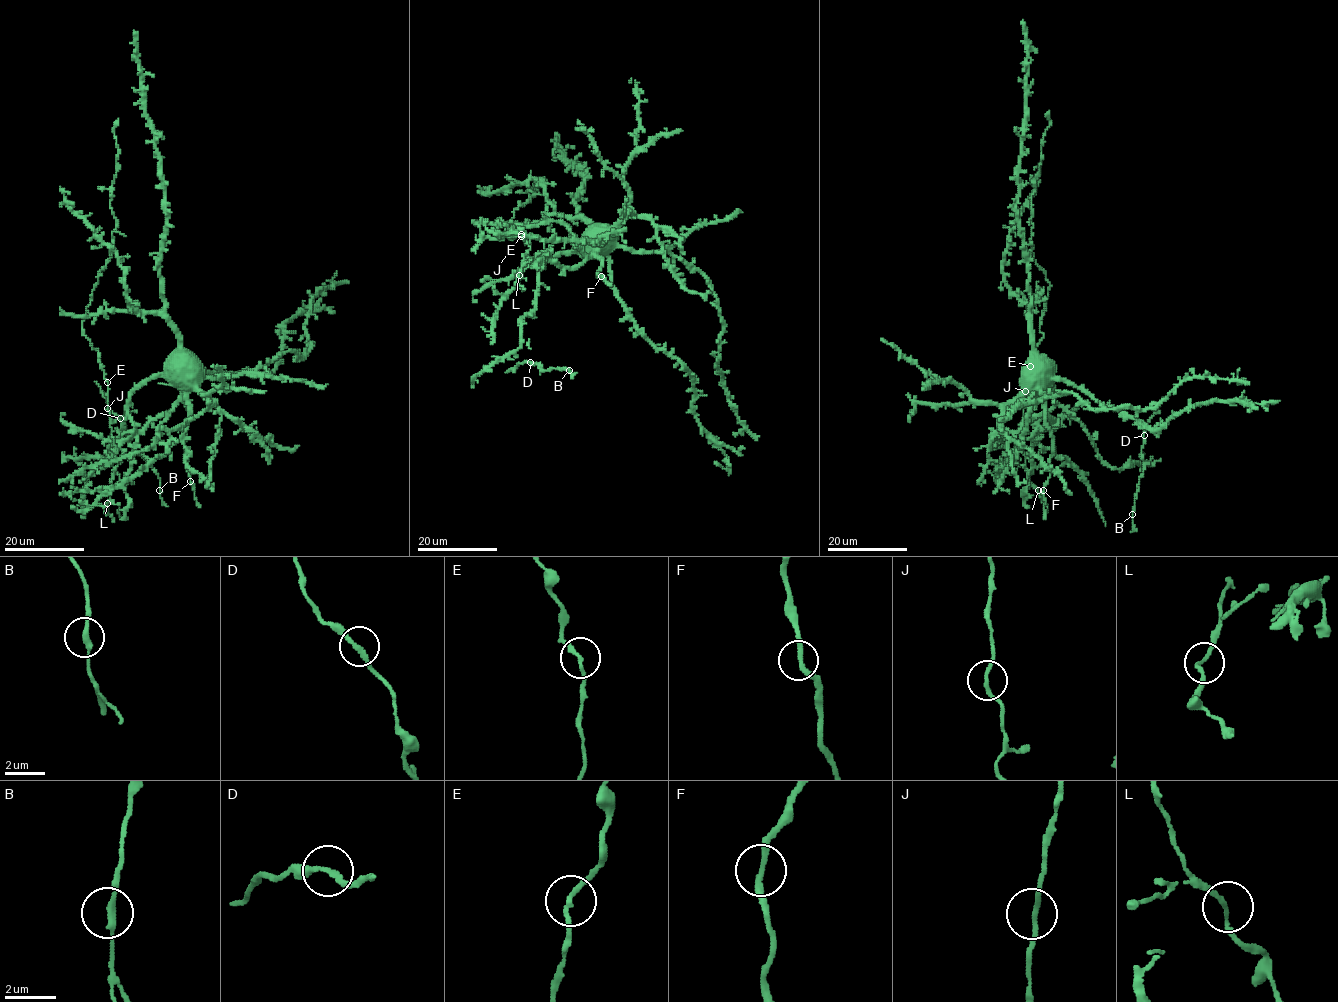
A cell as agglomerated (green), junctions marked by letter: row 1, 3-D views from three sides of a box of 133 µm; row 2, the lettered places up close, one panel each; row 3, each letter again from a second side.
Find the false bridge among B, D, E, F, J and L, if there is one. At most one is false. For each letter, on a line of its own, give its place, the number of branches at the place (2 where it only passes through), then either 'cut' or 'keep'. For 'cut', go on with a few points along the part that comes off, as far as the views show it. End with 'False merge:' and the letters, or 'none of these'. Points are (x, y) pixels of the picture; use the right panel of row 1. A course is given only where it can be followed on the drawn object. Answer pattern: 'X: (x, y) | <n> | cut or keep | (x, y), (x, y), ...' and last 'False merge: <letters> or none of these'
B: (1132, 514) | 2 | keep
D: (1144, 435) | 2 | keep
E: (1030, 366) | 2 | keep
F: (1043, 490) | 2 | keep
J: (1025, 391) | 2 | keep
L: (1038, 490) | 2 | keep
False merge: none of these

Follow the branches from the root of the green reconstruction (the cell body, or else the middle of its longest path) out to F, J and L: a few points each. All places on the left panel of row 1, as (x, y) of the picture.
F: (175, 364), (174, 379), (182, 389), (182, 400), (189, 411), (185, 450), (190, 481)
J: (175, 364), (178, 332), (159, 314), (119, 310), (86, 314), (82, 332), (98, 353), (108, 384), (107, 408)
L: (175, 364), (178, 332), (159, 314), (99, 312), (86, 314), (81, 323), (108, 384), (117, 467), (107, 503)

